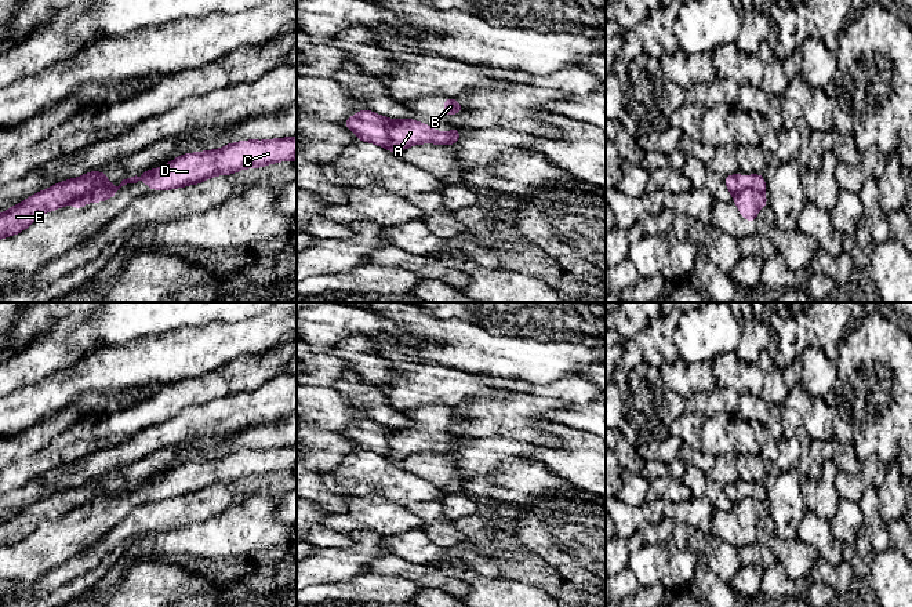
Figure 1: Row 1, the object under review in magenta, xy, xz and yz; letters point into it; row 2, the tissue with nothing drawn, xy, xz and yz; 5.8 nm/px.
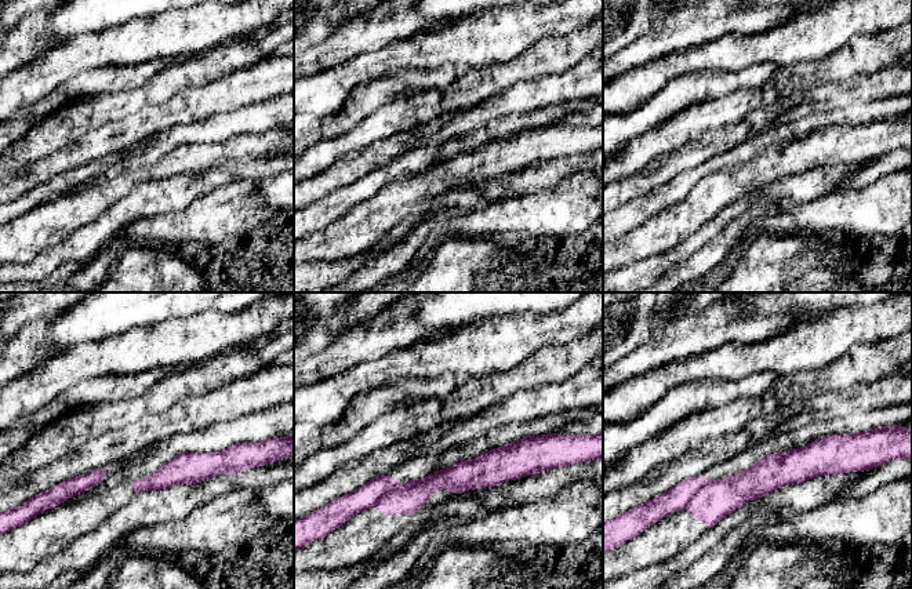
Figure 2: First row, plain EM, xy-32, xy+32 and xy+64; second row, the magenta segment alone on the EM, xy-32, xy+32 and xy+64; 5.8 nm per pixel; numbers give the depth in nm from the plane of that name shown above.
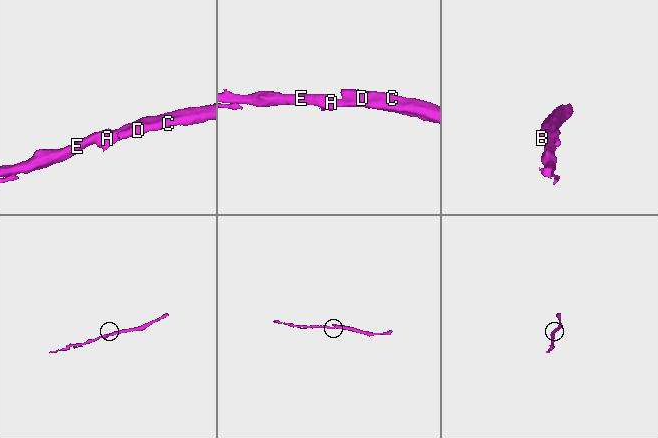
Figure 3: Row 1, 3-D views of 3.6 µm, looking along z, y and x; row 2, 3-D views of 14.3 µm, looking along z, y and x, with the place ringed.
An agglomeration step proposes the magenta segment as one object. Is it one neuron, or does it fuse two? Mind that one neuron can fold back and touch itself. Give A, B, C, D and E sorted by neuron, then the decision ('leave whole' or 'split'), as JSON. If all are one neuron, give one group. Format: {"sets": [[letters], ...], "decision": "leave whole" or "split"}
{"sets": [["A", "B", "C", "D"], ["E"]], "decision": "split"}

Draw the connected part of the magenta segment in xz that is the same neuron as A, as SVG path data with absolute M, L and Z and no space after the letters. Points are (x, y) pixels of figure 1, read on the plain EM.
M414 428L395 429L388 437L388 459L395 462L418 452L453 454L459 448L461 439L454 437L447 441L439 441L430 435L415 430Z

